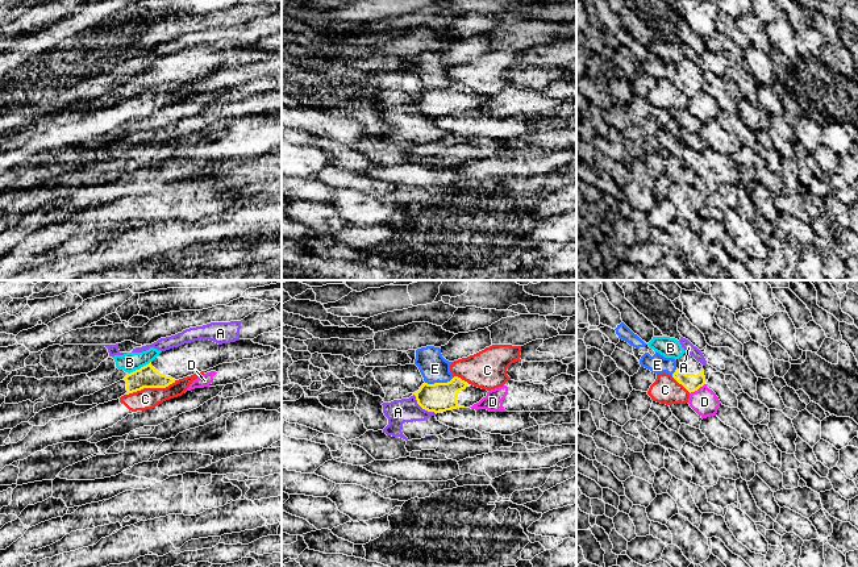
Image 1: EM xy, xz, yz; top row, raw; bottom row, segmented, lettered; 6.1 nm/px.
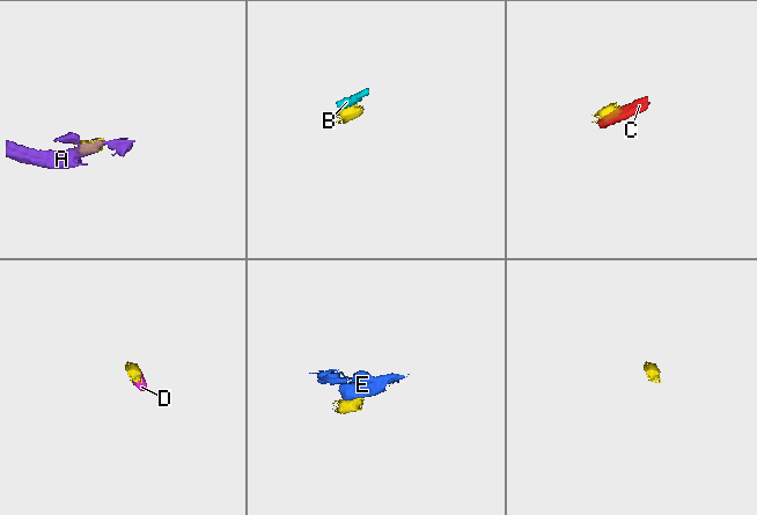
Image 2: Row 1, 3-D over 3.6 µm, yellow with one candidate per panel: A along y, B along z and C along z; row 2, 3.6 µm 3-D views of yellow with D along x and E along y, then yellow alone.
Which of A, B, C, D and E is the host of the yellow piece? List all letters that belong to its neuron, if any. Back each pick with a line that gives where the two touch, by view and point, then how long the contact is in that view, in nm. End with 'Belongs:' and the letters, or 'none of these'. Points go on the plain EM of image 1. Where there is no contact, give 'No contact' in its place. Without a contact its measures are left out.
Belongs: none of these

